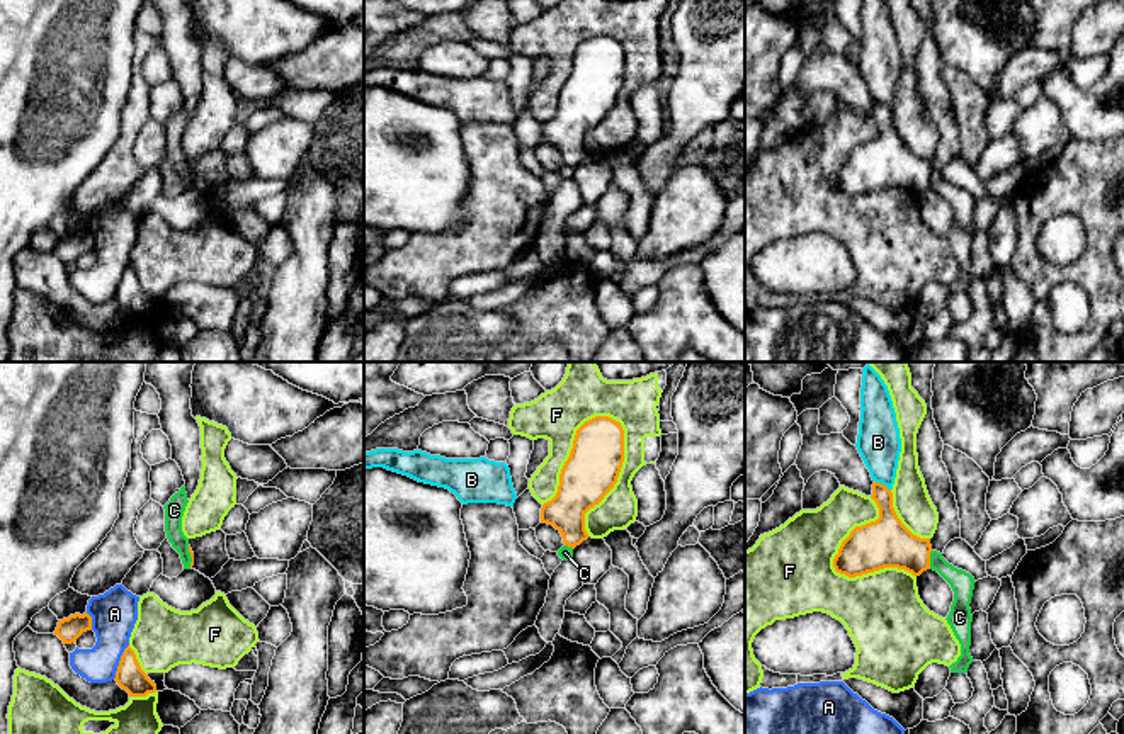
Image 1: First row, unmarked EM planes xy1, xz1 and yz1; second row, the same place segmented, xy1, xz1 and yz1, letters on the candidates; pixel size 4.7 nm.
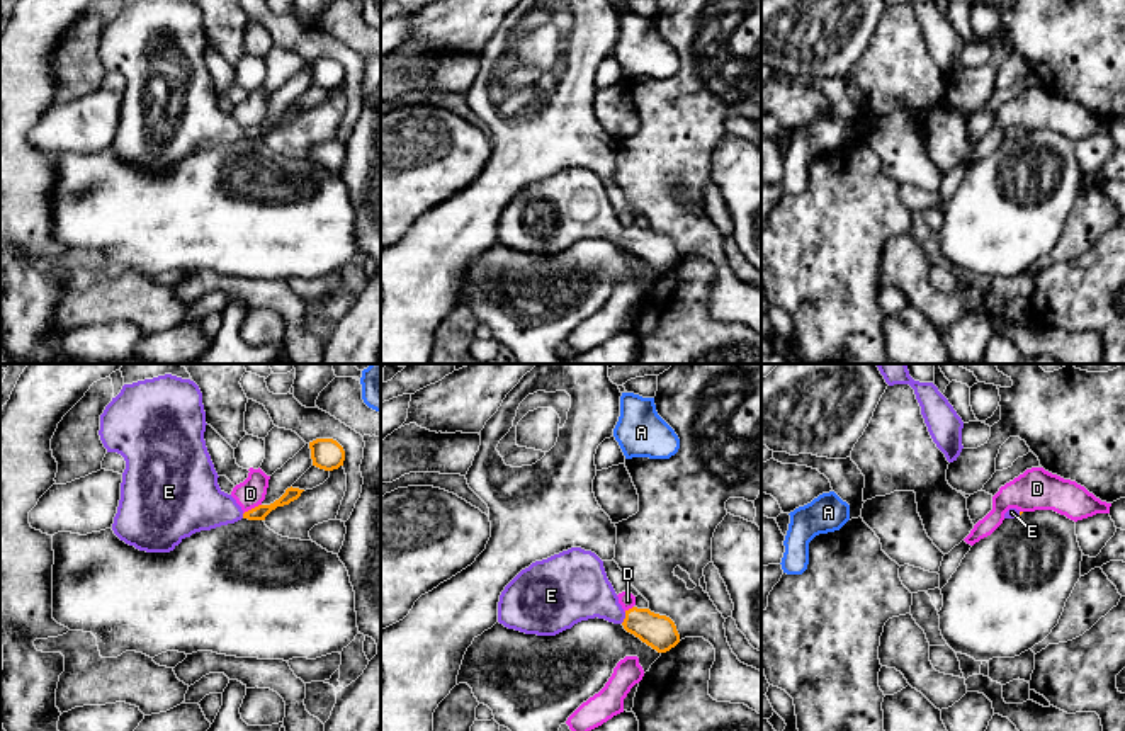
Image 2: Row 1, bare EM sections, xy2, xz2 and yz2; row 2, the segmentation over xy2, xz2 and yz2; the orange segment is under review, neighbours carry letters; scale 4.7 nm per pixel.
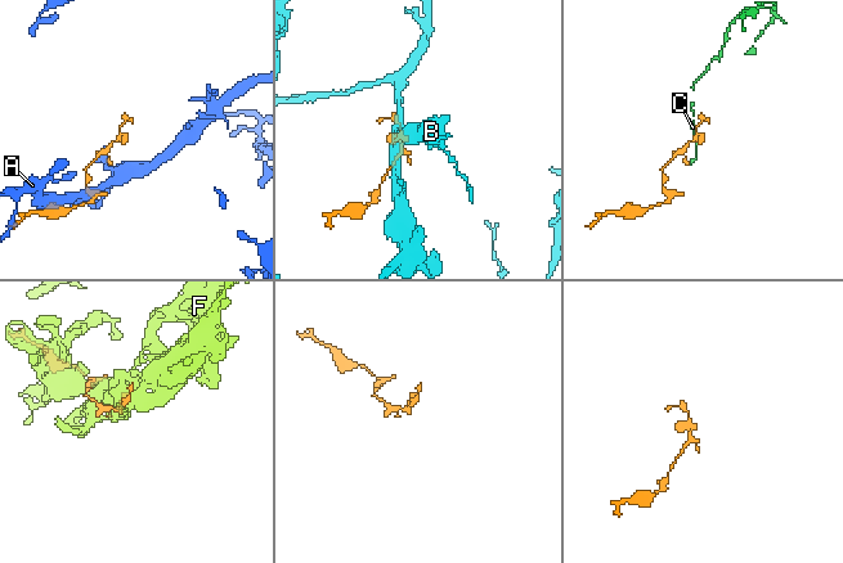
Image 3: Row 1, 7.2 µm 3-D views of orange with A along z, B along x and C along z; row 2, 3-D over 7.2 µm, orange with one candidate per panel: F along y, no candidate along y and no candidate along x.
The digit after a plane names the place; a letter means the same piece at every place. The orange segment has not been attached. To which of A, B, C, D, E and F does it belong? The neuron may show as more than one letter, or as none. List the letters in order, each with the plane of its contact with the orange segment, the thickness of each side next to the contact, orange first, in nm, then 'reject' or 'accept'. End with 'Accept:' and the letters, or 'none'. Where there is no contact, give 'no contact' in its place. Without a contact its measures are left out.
A: meets orange in xy1; 140 nm thick on the orange side, 220 nm on the other; reject
B: meets orange in yz1; 200 nm thick on the orange side, 200 nm on the other; reject
C: meets orange in yz1; 240 nm thick on the orange side, 110 nm on the other; reject
D: meets orange in xy2; 70 nm thick on the orange side, 140 nm on the other; reject
E: meets orange in xz2; 160 nm thick on the orange side, 280 nm on the other; accept
F: meets orange in xz1; 260 nm thick on the orange side, 180 nm on the other; reject
Accept: E

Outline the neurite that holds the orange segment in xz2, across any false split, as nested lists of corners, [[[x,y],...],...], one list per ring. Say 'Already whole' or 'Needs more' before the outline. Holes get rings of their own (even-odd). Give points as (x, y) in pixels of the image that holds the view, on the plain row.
Needs more. [[[581,167],[532,182],[505,206],[498,221],[498,241],[525,253],[556,255],[595,236],[622,243],[658,272],[680,262],[670,236],[649,228],[624,230],[603,180]]]

